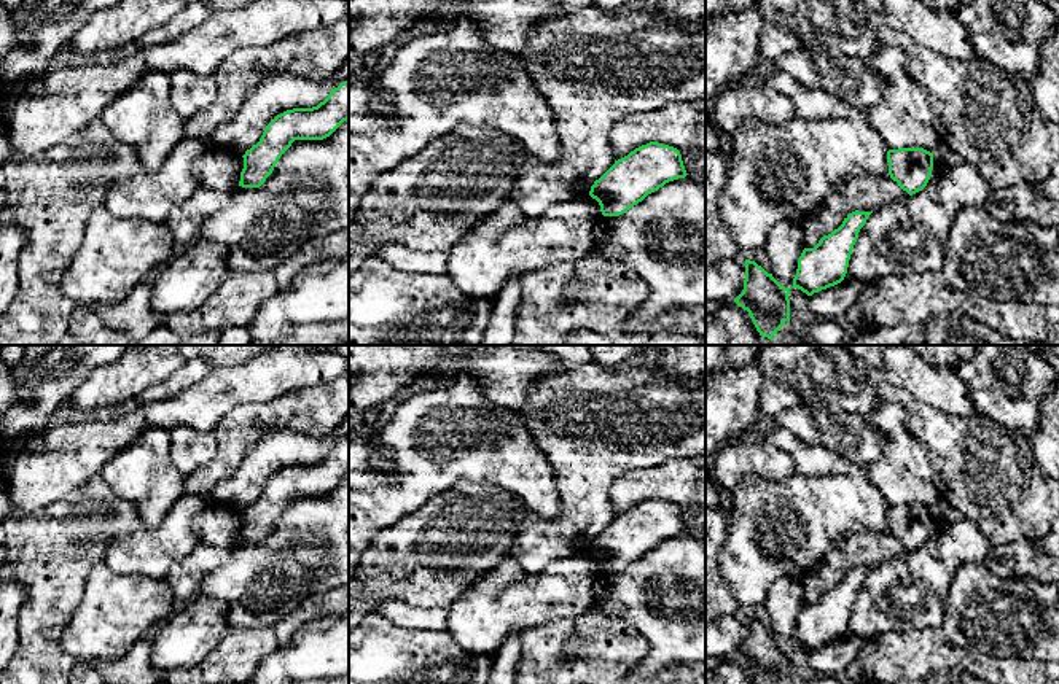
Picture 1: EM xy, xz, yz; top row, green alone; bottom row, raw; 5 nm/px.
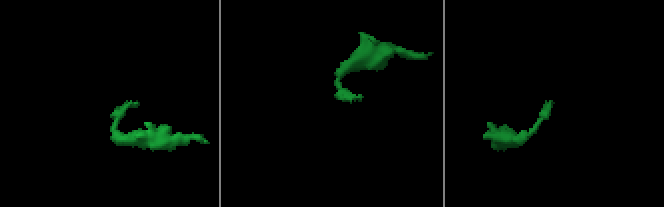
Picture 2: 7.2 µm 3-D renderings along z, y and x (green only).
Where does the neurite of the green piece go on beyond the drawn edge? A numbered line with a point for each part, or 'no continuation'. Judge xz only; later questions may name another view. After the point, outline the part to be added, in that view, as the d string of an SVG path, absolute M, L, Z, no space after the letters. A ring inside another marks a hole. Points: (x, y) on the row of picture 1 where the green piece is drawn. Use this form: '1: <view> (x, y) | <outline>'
no continuation

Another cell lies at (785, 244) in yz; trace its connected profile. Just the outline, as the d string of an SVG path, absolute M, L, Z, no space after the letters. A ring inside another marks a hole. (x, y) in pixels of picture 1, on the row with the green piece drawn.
M782 221L769 232L766 253L772 277L785 288L793 286L798 259L804 250L804 231L801 224Z

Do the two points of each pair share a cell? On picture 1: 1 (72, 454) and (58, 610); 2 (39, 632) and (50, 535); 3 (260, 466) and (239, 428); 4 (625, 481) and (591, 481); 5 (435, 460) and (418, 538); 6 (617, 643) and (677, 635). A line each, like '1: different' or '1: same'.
1: different
2: same
3: different
4: different
5: different
6: different

